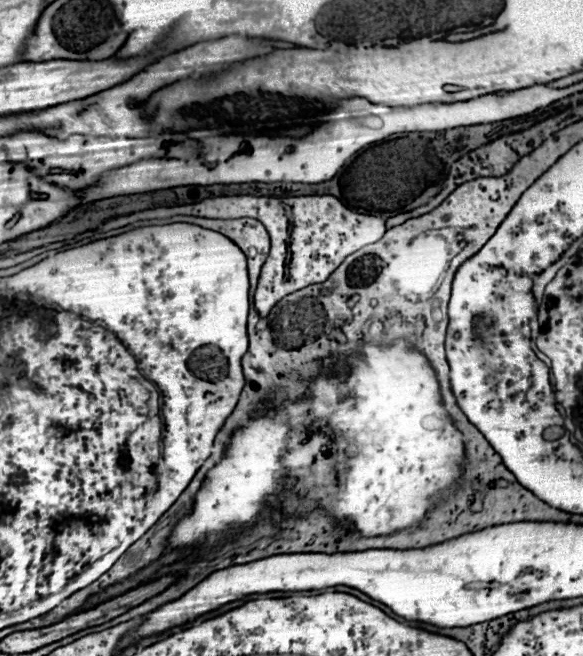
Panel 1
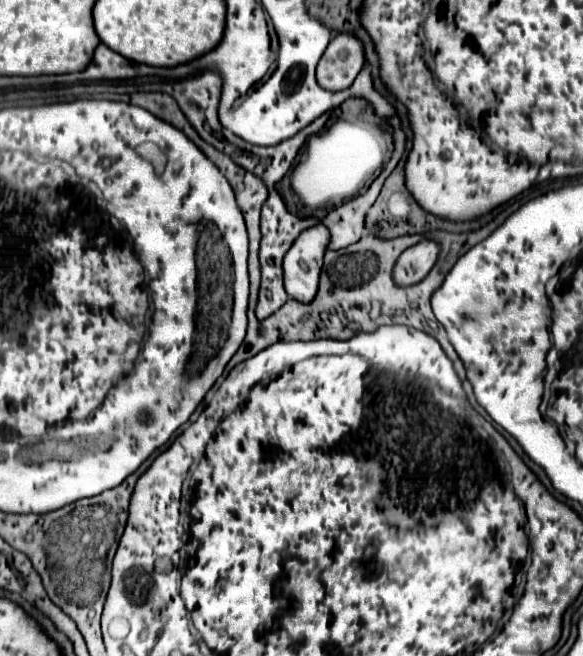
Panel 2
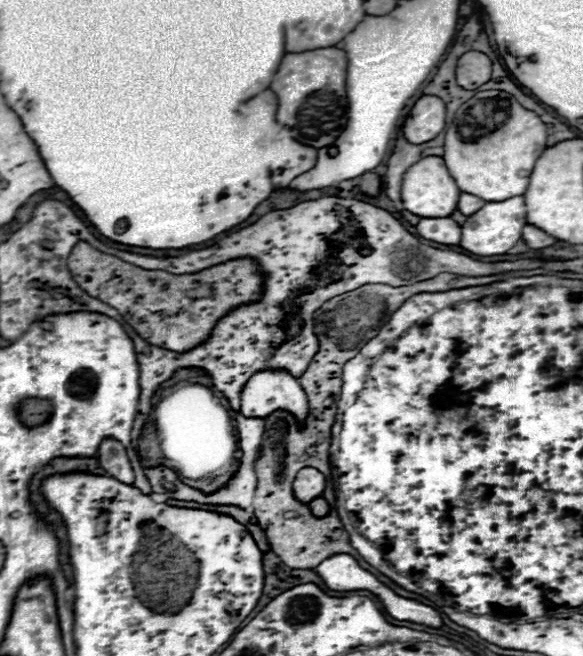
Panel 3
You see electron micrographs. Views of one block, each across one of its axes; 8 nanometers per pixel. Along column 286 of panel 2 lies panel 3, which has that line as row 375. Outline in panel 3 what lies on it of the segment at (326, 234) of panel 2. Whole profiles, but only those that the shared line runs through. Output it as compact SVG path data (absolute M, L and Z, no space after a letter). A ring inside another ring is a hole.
M260 370L248 378L242 388L242 408L244 416L268 416L274 410L288 408L300 422L308 416L308 398L302 390L298 378L288 370Z

